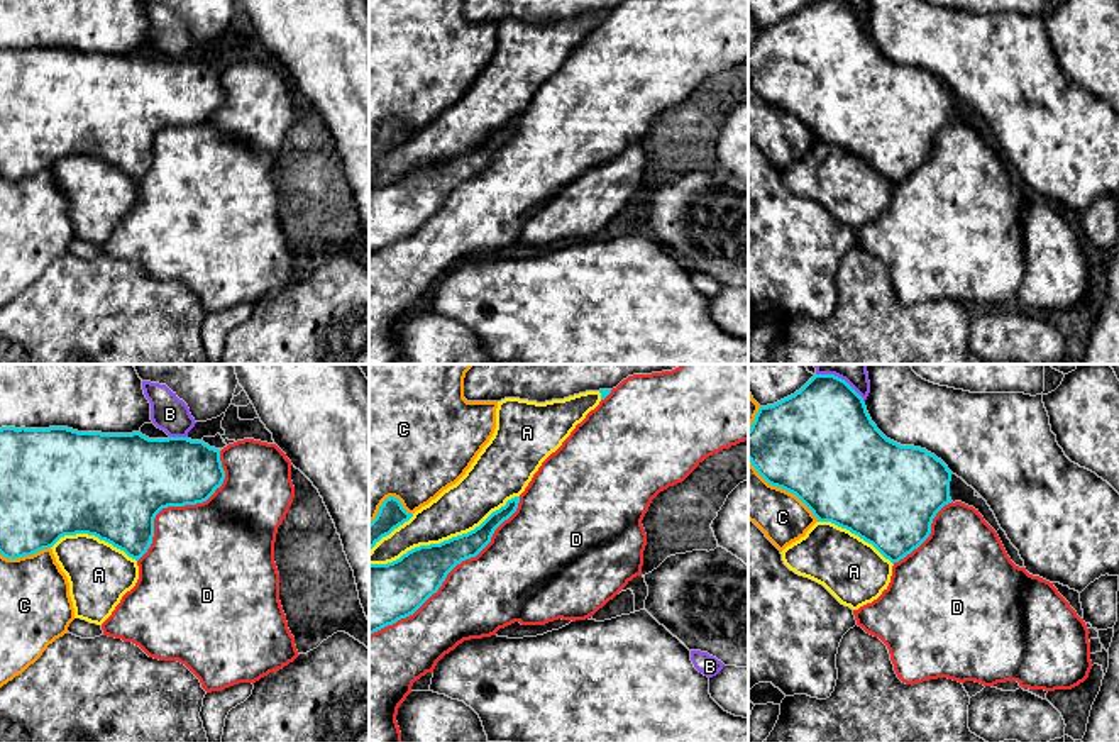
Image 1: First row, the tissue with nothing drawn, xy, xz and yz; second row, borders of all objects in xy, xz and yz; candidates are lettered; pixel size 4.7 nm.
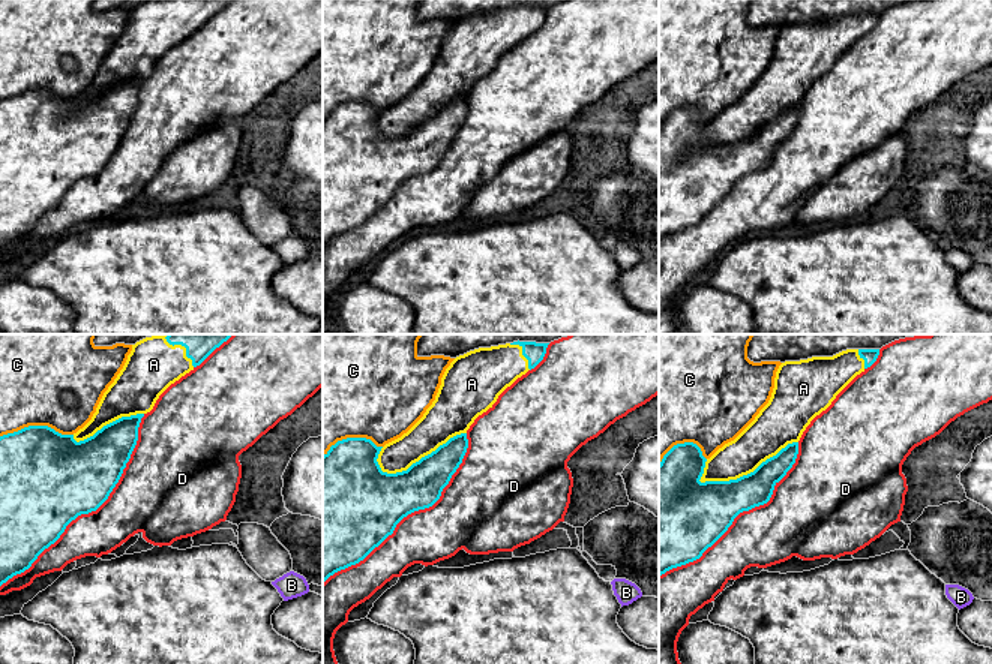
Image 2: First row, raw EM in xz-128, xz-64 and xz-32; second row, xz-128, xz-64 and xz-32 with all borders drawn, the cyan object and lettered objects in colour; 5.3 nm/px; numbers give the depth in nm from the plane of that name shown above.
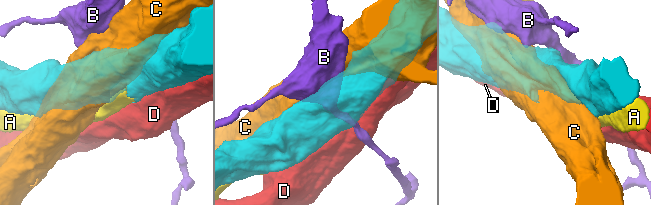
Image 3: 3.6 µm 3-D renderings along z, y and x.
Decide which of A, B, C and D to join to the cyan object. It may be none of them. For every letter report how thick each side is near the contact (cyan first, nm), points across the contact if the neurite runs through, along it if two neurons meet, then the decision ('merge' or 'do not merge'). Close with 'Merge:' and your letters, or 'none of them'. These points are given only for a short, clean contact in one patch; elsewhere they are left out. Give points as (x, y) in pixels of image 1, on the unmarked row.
A: 240/240 nm | merge
B: 360/170 nm | do not merge
C: 500/240 nm | do not merge
D: 260/360 nm | do not merge
Merge: A

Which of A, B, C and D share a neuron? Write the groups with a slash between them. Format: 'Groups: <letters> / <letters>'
Groups: A / B / C / D

